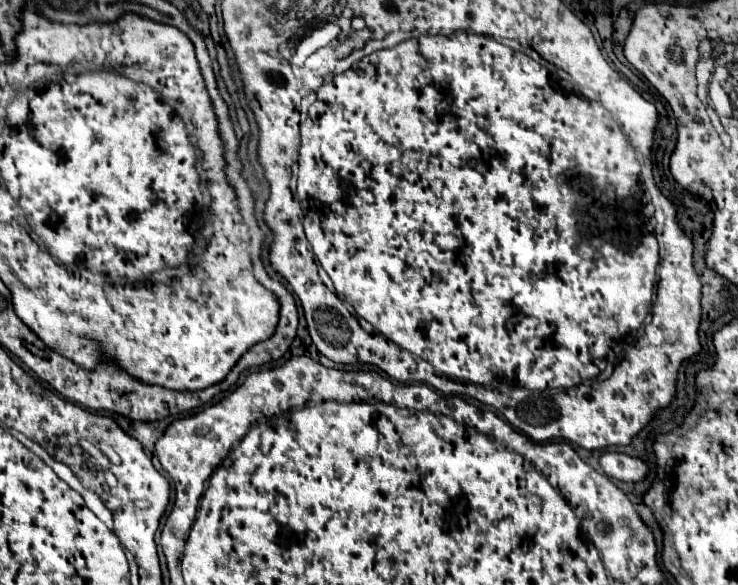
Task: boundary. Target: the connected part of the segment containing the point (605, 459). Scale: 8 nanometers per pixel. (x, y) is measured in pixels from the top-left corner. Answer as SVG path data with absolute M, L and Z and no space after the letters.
M604 452L600 458L600 466L608 478L622 482L642 482L650 472L644 460L620 452Z

